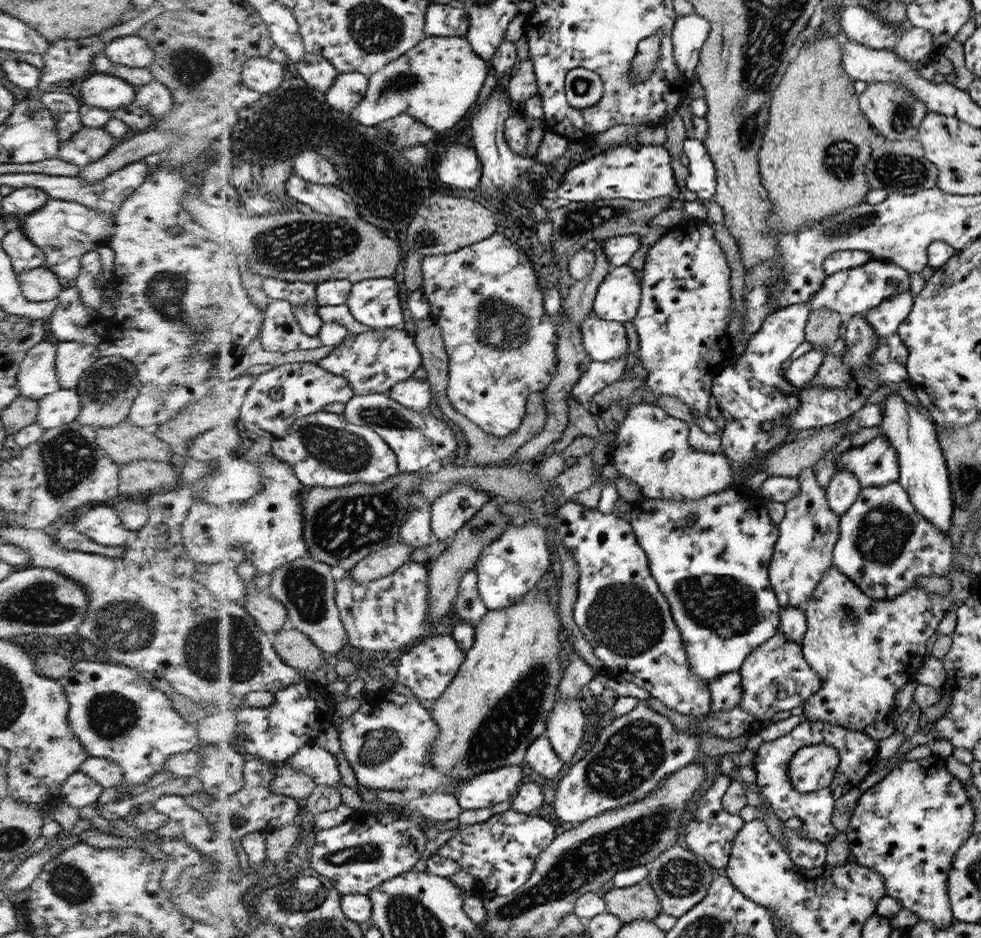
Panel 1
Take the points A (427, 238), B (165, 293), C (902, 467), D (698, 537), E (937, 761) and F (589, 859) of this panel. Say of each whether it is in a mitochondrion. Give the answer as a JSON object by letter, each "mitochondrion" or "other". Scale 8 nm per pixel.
{"A":"mitochondrion","B":"mitochondrion","C":"other","D":"other","E":"other","F":"mitochondrion"}

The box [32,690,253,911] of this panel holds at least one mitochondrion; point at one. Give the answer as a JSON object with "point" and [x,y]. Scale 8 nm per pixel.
{"point":[69,883]}

